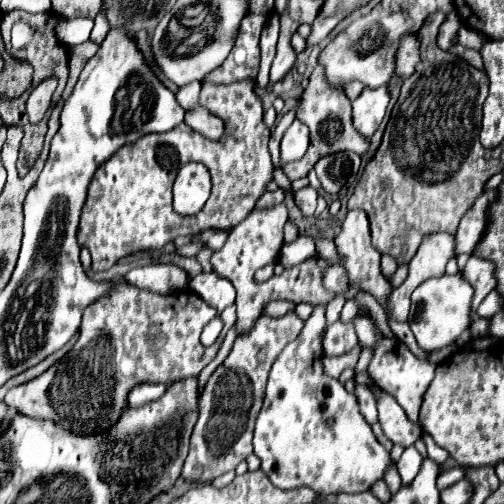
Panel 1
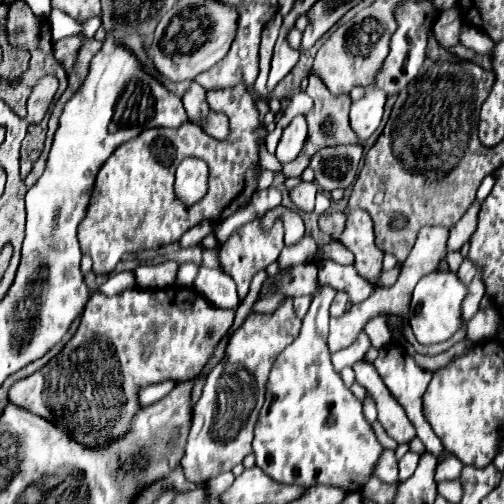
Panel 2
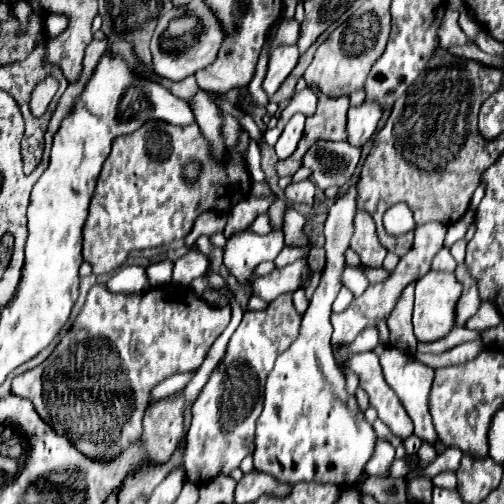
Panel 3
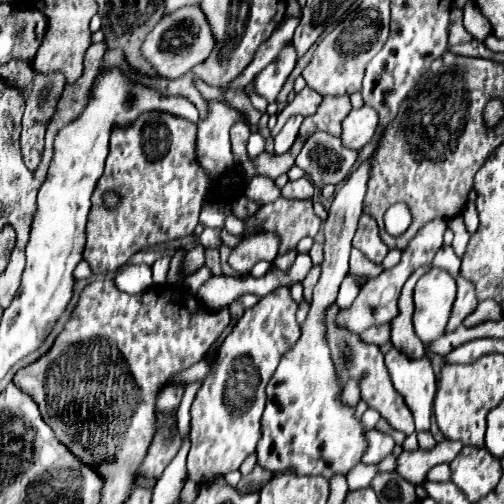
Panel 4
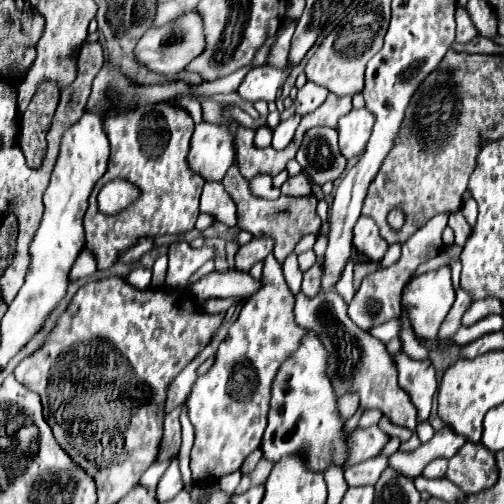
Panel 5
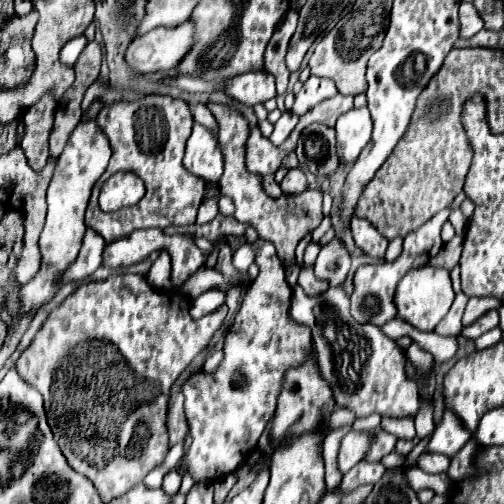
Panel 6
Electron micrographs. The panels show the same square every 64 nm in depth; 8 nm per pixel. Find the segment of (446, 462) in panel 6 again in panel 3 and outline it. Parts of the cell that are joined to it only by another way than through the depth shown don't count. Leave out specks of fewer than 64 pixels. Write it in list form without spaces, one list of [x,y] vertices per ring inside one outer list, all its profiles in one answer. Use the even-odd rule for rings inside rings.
[[[440,472],[432,478],[432,482],[440,488],[456,488],[456,476],[454,472]]]

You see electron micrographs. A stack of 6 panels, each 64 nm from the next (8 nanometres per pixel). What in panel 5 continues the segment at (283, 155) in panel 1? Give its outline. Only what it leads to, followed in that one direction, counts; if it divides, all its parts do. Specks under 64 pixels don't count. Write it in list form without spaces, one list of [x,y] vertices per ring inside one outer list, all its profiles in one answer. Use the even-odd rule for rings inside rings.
[[[292,116],[288,120],[282,120],[276,128],[274,128],[274,134],[272,134],[272,148],[276,150],[282,150],[286,148],[286,144],[290,144],[292,136],[294,136],[294,130],[300,122],[300,116]]]

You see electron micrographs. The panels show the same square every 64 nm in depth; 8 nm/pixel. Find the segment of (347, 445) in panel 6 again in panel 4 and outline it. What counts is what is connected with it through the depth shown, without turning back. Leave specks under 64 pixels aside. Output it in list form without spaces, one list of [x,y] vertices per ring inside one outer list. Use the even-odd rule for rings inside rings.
[[[372,428],[372,430],[366,430],[366,434],[364,434],[364,438],[366,438],[366,452],[362,454],[362,460],[366,462],[366,464],[376,464],[376,462],[380,462],[384,456],[388,456],[390,452],[392,452],[392,448],[394,448],[394,440],[392,440],[392,436],[388,436],[388,434],[382,434],[382,432],[378,432],[376,428]]]

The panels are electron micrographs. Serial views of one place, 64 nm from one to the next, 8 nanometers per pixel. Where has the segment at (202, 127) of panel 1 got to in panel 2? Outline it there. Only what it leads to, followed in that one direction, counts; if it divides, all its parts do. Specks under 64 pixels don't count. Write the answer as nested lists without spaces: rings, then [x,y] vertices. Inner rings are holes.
[[[214,112],[212,116],[208,116],[208,124],[204,126],[204,132],[208,132],[216,140],[228,138],[228,134],[230,134],[228,116],[224,112]]]

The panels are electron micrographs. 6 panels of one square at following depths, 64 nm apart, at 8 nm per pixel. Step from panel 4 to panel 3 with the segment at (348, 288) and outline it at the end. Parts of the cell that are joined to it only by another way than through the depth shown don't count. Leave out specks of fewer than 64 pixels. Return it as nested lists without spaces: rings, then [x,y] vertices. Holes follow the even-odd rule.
[[[342,286],[340,288],[340,294],[338,294],[338,298],[336,298],[336,302],[334,302],[334,306],[332,306],[332,310],[334,312],[342,312],[342,310],[346,310],[348,306],[350,306],[350,302],[354,300],[354,294],[352,294],[352,290],[348,290],[346,286]]]

